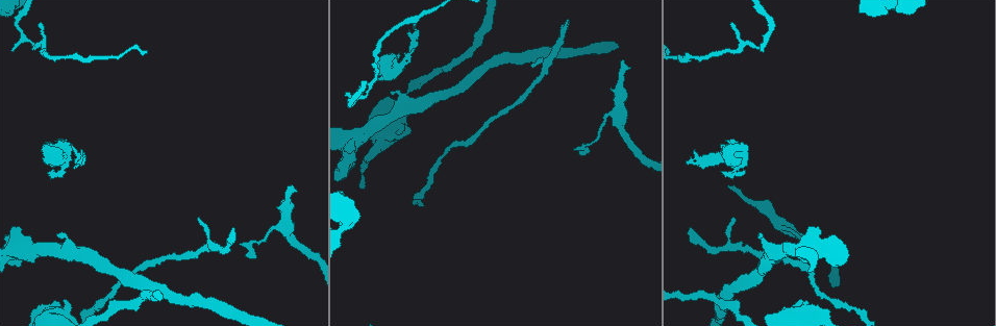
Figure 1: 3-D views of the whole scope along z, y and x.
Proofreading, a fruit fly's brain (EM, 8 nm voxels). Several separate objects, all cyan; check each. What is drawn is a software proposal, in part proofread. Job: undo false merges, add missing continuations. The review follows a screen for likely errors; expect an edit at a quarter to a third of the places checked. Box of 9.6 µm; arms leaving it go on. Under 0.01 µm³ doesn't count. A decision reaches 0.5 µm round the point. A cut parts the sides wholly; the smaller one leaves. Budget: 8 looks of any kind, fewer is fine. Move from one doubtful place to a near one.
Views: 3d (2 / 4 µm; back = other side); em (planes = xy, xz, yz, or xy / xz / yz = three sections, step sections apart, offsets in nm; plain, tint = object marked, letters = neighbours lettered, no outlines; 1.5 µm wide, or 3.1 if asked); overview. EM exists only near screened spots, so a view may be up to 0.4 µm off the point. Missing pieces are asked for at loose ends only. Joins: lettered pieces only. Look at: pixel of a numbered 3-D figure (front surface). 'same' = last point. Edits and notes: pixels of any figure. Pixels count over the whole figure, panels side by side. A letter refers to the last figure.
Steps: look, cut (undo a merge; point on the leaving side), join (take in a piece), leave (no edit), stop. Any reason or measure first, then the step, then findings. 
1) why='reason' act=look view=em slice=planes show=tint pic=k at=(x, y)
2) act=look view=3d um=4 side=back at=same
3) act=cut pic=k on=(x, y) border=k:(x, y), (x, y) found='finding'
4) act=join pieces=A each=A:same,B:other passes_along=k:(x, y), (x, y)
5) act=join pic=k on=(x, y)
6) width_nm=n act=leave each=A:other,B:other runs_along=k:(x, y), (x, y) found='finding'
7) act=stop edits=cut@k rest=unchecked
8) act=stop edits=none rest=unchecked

why='sharp bend' act=look view=em slice=xz step=8 show=tint pic=1 at=(66, 253)

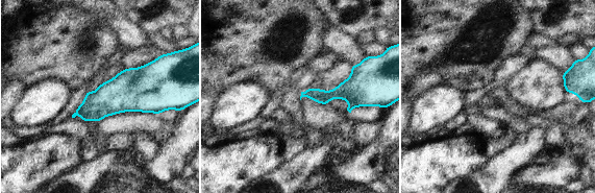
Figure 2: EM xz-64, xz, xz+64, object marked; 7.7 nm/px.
why='another direction' act=look view=em slice=planes show=tint at=same

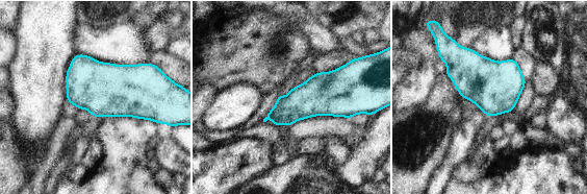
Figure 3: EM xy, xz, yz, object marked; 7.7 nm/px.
why='see the neighbours' act=look view=em slice=planes show=letters at=same

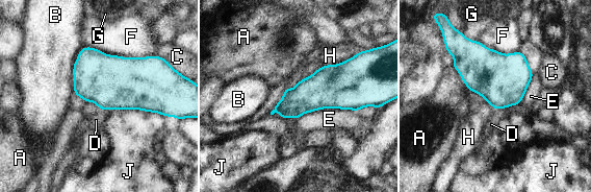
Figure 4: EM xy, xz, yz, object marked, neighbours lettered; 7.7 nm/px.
act=leave each=A:other,B:other,C:other,D:other,E:other,F:other,G:other,H:other,J:other found='all the same cell'

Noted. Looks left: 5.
why='an open end' act=look view=em slice=yz step=8 show=letters pic=1 at=(375, 63)

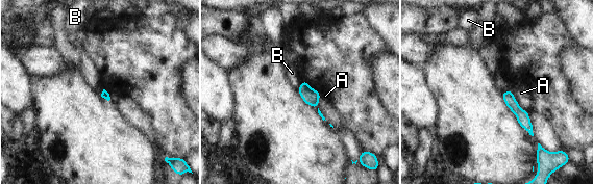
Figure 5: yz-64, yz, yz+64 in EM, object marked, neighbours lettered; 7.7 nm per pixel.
act=leave each=A:other,B:other runs_along=5:(504, 95), (522, 115), (529, 129) found='none of them fits'

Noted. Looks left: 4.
why='branch stops here' act=look view=em slice=xy step=4 show=letters pic=1 at=(234, 228)

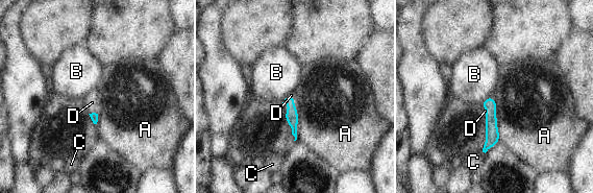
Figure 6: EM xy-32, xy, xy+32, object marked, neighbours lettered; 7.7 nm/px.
act=join pieces=D each=A:other,B:other,C:other,D:same passes_along=6:(291, 114), (294, 102), (291, 95) found='the cell continues'

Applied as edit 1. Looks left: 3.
act=stop edits=join@6 rest=unchecked

